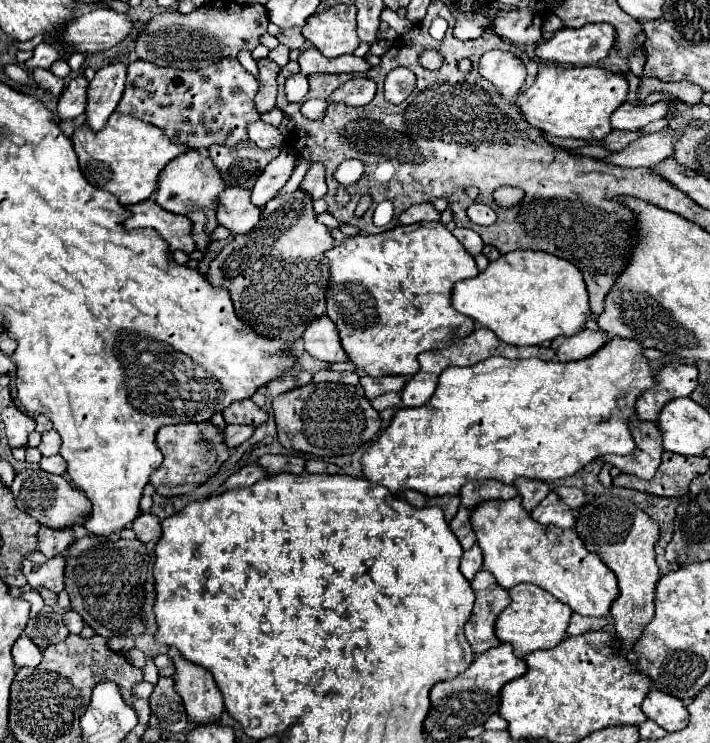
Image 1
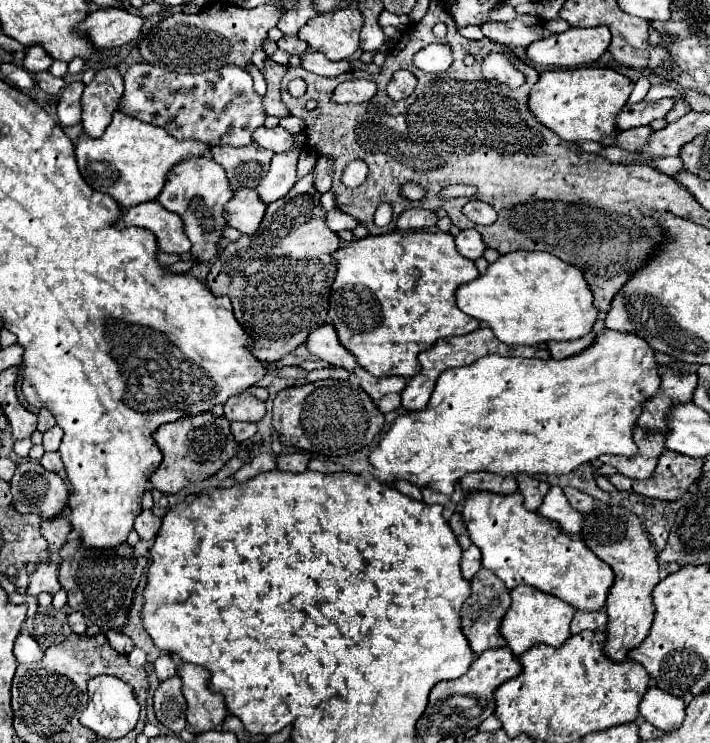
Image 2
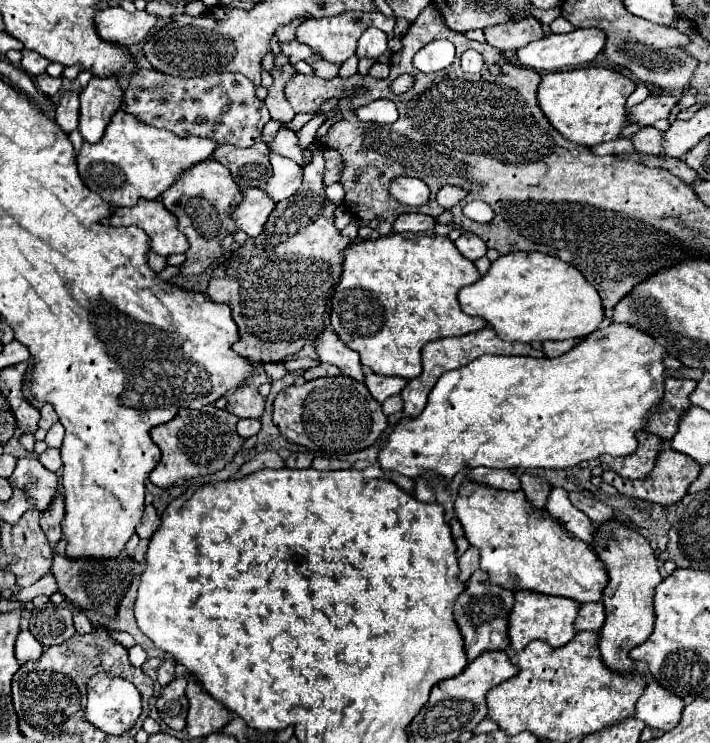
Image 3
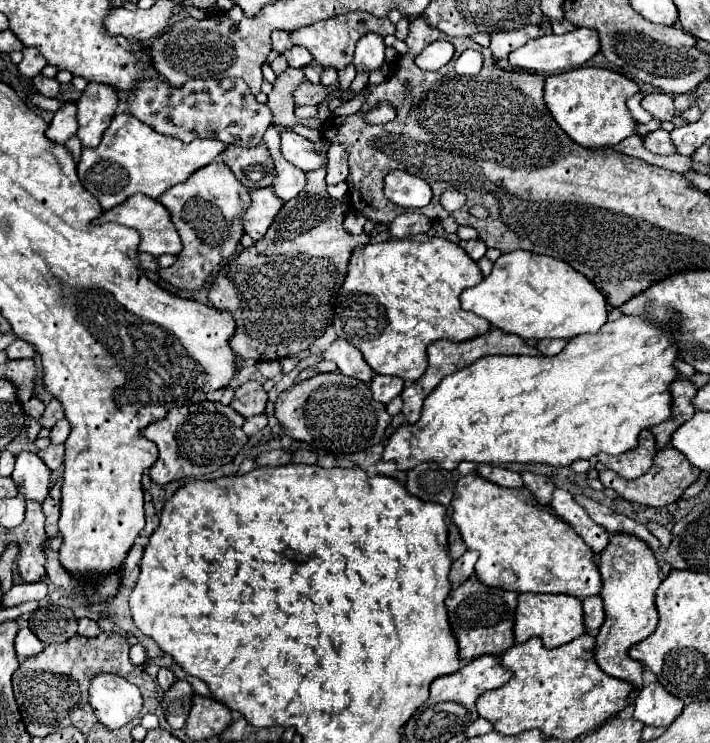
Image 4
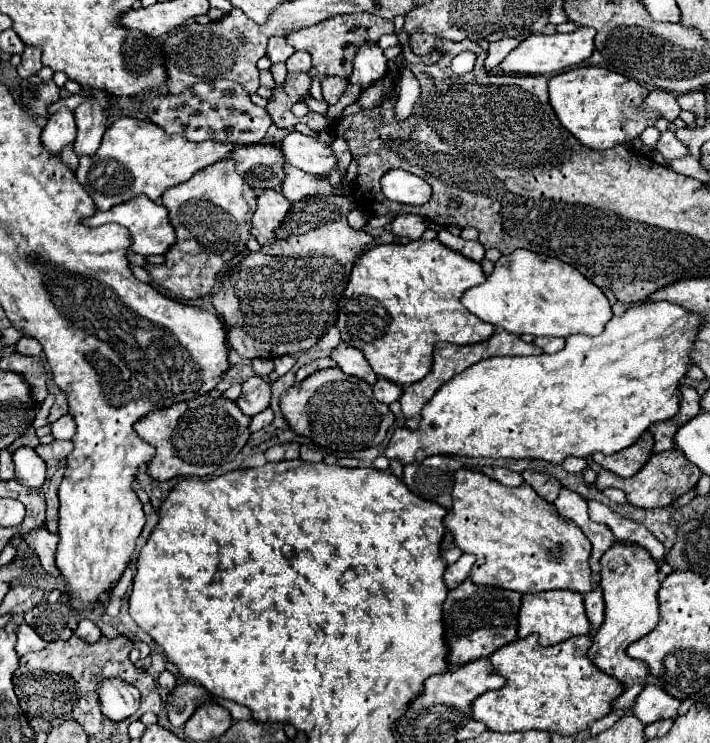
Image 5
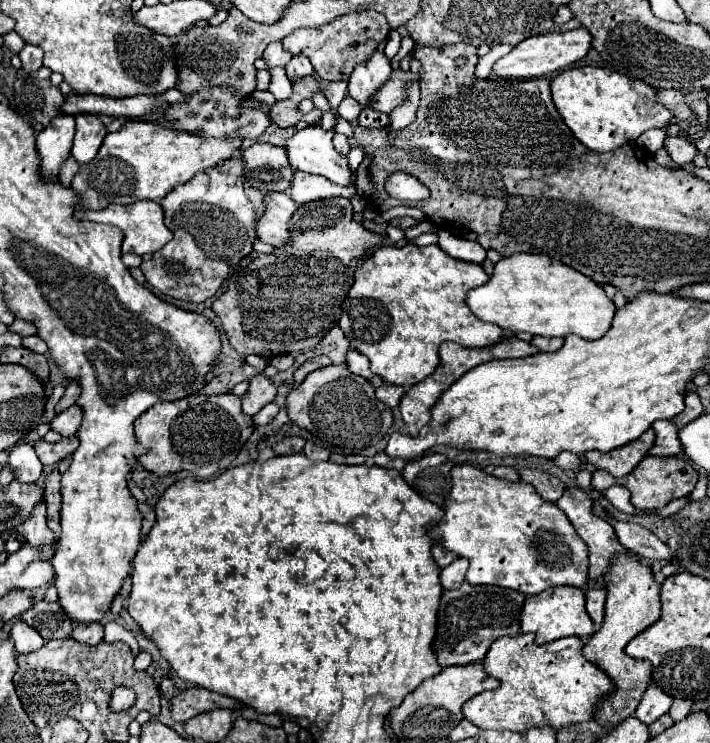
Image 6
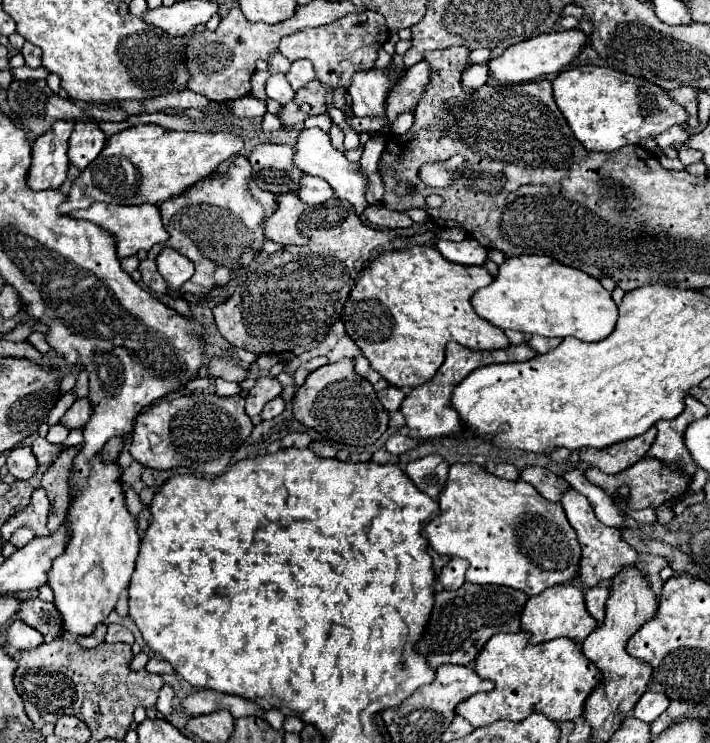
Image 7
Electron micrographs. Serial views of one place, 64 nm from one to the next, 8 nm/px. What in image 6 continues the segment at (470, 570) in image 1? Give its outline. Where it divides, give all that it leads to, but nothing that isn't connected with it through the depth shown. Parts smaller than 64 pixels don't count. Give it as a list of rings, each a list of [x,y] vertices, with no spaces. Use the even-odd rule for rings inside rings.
[[[456,558],[450,566],[442,568],[442,574],[440,574],[440,580],[442,580],[442,586],[444,590],[456,590],[460,588],[460,584],[464,582],[464,576],[466,576],[466,570],[468,570],[468,560],[466,558]]]

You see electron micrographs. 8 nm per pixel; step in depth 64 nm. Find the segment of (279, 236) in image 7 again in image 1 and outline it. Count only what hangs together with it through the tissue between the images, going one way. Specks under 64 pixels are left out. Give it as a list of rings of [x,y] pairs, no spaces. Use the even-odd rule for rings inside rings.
[[[224,188],[218,196],[216,206],[218,224],[228,228],[232,234],[250,232],[260,220],[260,208],[250,202],[250,190]]]

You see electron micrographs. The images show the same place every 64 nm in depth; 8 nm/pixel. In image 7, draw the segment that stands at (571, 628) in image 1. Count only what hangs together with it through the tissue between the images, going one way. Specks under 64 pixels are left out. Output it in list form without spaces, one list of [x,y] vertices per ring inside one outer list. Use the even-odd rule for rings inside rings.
[[[594,586],[586,592],[586,608],[598,624],[602,624],[602,620],[604,620],[604,604],[606,604],[608,596],[610,596],[610,590],[604,586]]]

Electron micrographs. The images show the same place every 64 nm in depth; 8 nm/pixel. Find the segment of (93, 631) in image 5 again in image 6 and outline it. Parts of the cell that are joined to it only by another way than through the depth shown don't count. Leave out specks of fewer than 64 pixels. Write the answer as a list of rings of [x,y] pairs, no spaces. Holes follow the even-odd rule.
[[[100,622],[94,624],[76,624],[76,628],[72,630],[72,638],[78,642],[84,642],[88,646],[96,646],[104,636],[104,628]]]

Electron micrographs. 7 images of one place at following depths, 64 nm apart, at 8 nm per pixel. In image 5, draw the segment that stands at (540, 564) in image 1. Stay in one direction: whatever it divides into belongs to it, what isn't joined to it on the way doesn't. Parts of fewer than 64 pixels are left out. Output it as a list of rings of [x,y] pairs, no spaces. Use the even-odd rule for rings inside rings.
[[[462,468],[456,472],[452,510],[444,518],[444,526],[454,534],[454,542],[462,552],[478,558],[470,574],[474,584],[496,586],[520,594],[546,590],[586,594],[594,590],[588,564],[592,548],[586,536],[572,522],[564,520],[554,504],[540,500],[528,484],[508,488],[496,484],[482,472]]]

